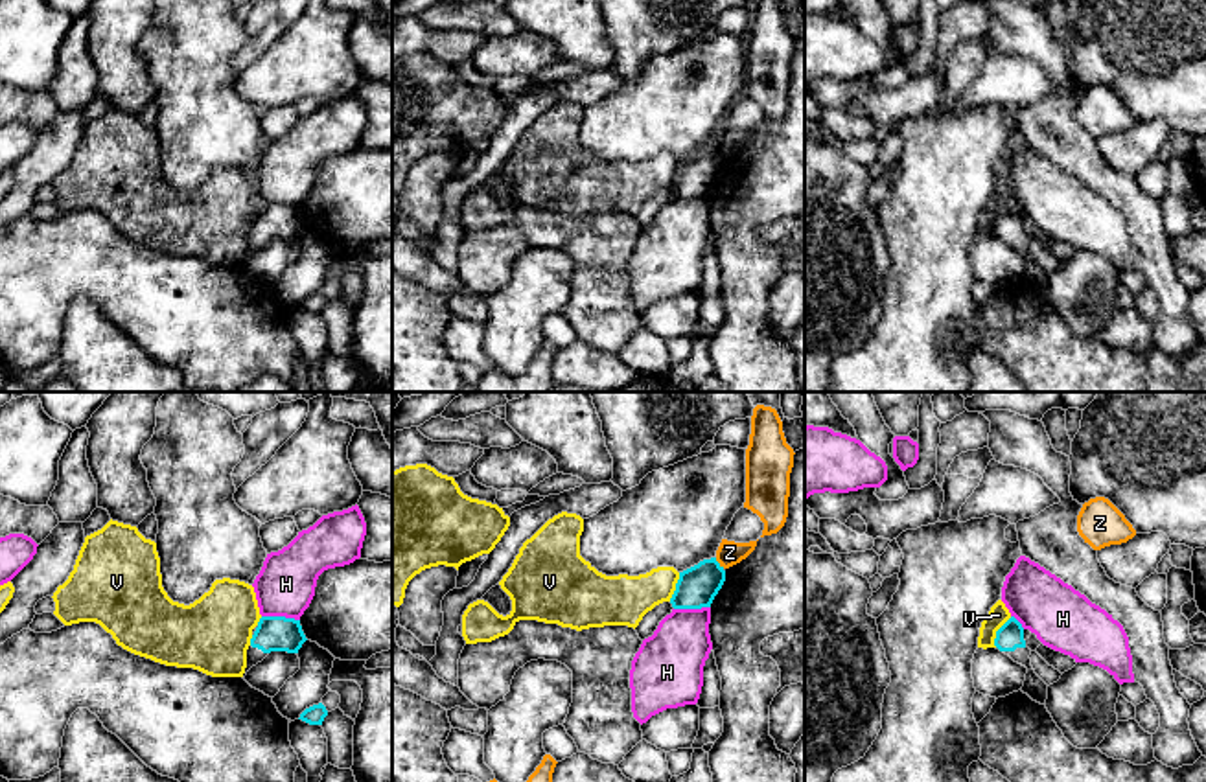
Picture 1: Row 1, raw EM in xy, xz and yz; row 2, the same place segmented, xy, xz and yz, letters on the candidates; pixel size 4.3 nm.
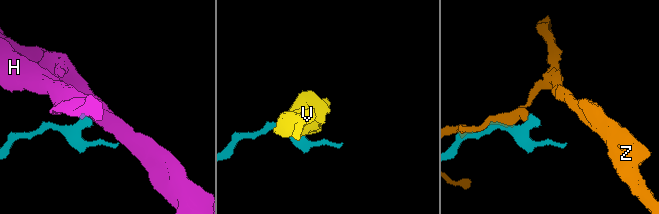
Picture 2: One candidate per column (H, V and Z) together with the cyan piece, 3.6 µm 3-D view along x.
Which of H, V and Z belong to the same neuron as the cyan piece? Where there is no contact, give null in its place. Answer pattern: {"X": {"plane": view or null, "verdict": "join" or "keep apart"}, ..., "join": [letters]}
{"H": {"plane": "xy", "verdict": "keep apart"}, "V": {"plane": "yz", "verdict": "keep apart"}, "Z": {"plane": "xz", "verdict": "keep apart"}, "join": []}

